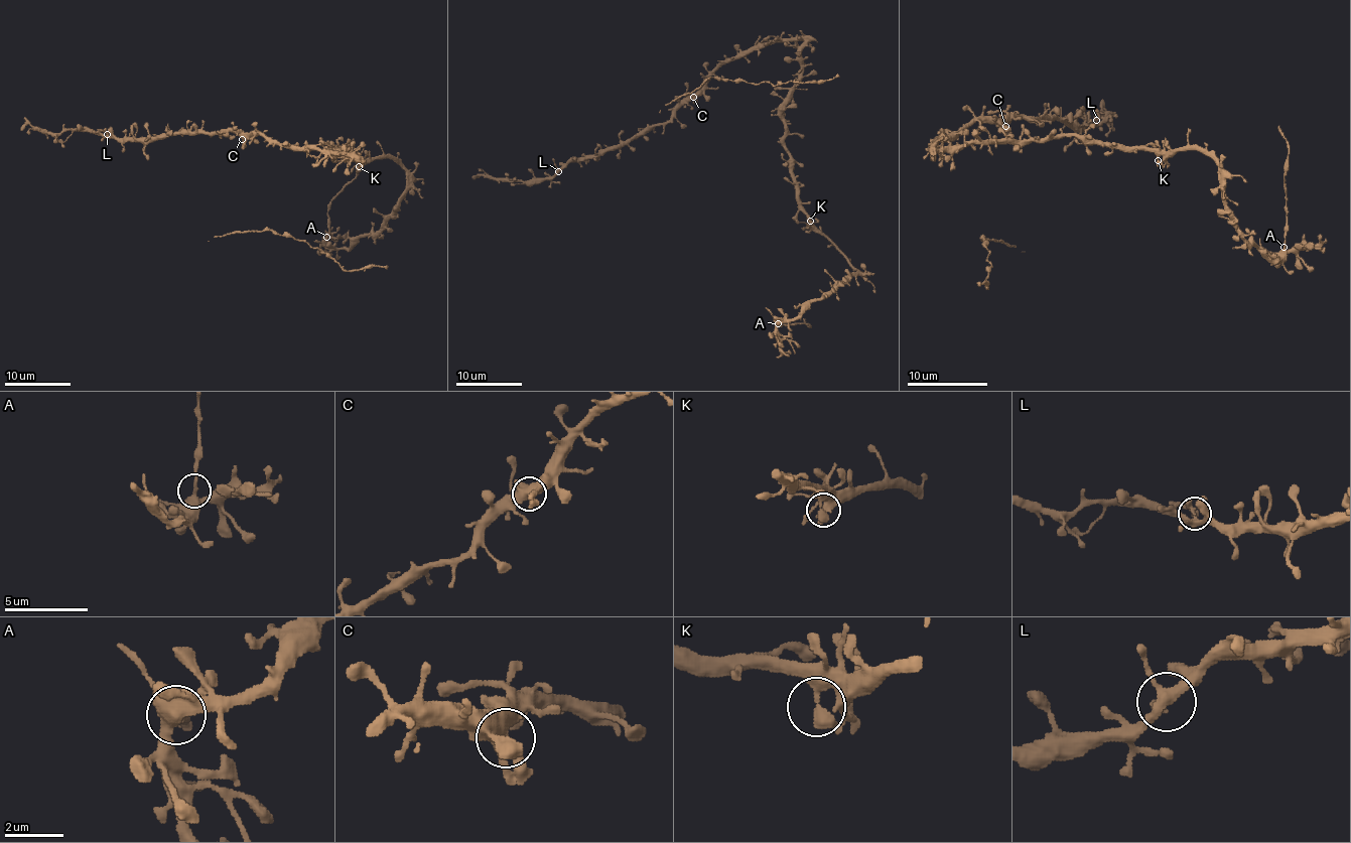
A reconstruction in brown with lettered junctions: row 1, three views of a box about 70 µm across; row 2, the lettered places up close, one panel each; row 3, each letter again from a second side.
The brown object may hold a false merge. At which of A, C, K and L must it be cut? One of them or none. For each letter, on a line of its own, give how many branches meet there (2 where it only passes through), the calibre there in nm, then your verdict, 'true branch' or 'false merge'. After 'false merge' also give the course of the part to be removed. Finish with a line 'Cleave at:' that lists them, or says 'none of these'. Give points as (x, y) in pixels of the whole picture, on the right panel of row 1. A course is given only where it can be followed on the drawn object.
A: branches 3; calibre 280 nm; false merge; course (1285, 247), (1285, 162), (1289, 158), (1289, 146), (1278, 126)
C: branches 3; calibre 400 nm; true branch
K: branches 3; calibre 320 nm; true branch
L: branches 3; calibre 280 nm; true branch
Cleave at: A

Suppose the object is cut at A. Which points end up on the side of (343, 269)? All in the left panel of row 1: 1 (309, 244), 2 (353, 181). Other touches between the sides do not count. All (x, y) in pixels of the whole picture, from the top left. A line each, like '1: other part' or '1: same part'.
1: same part
2: other part

